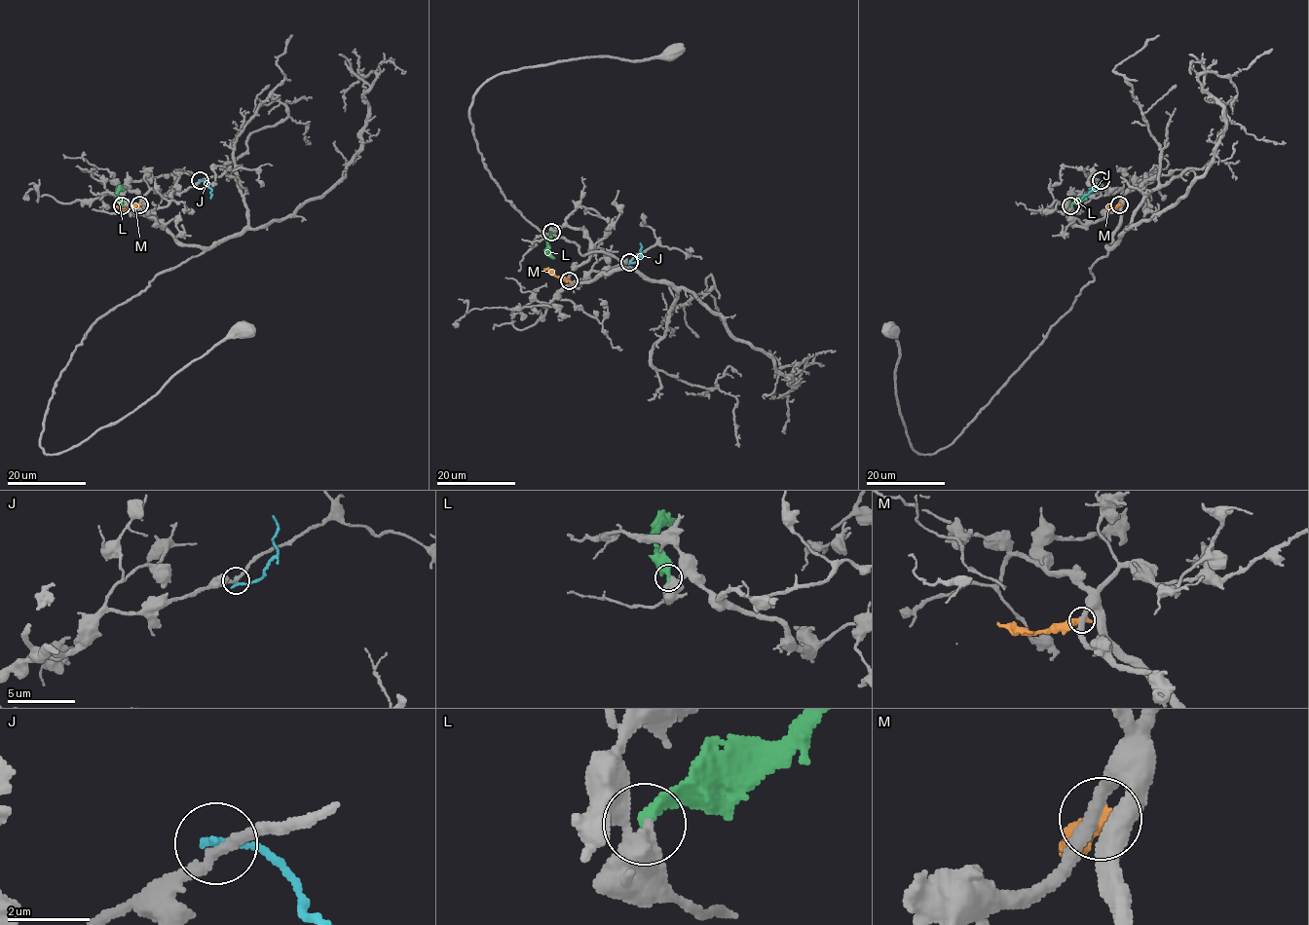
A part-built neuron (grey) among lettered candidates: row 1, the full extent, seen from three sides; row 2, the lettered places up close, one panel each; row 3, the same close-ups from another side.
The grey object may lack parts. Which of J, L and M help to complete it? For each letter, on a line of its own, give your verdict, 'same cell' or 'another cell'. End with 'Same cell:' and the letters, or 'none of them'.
J: another cell
L: another cell
M: another cell
Same cell: none of them

